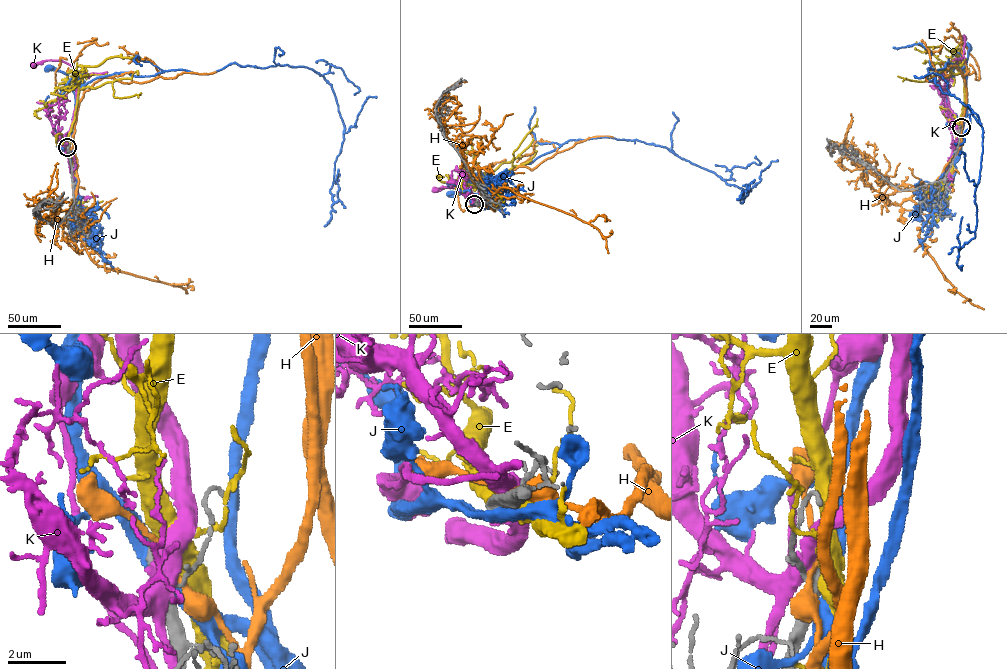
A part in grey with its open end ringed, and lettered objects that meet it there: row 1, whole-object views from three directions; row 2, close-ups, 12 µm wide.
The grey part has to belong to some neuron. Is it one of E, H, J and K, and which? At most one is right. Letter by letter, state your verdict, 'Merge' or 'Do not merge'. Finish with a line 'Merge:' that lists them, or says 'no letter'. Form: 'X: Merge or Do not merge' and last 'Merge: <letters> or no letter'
E: Do not merge
H: Do not merge
J: Do not merge
K: Do not merge
Merge: no letter

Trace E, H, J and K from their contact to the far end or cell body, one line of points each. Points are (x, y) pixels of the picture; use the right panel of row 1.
E: (961, 127), (964, 101), (962, 70), (954, 74), (945, 69), (923, 81), (897, 76)
H: (960, 128), (961, 146), (935, 183), (936, 208), (920, 230), (919, 242), (957, 292), (983, 309)
J: (961, 128), (966, 106), (968, 45)
K: (960, 128), (966, 104), (962, 70), (964, 38)

